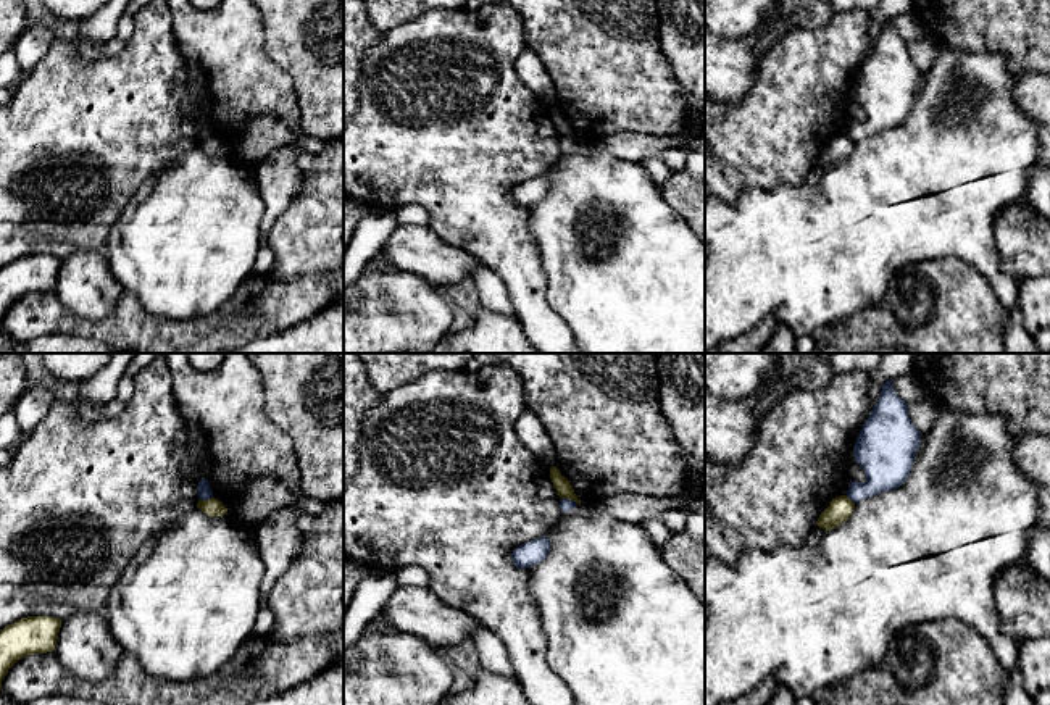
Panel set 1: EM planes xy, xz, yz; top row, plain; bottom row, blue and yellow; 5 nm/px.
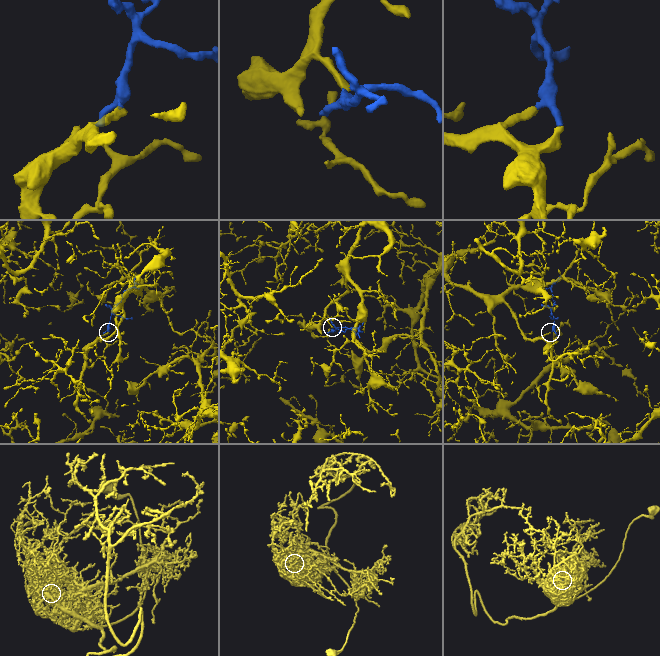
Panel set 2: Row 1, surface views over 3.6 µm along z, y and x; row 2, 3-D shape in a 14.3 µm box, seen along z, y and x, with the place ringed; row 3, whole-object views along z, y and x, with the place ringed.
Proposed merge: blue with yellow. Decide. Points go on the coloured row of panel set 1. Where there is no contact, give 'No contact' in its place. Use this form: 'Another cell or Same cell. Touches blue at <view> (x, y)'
Another cell. Touches blue at xz (568, 499)

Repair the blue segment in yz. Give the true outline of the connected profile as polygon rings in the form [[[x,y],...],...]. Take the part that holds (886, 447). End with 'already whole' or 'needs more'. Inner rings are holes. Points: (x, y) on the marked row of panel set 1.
[[[892,379],[885,381],[853,447],[855,461],[865,469],[866,481],[850,481],[847,497],[858,503],[898,489],[911,471],[919,442],[921,432],[908,416],[906,402],[892,389]]] | already whole

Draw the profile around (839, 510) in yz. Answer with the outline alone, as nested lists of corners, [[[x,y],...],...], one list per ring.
[[[840,495],[831,500],[829,507],[819,515],[816,526],[831,531],[832,528],[847,521],[855,508],[855,503],[847,497]]]

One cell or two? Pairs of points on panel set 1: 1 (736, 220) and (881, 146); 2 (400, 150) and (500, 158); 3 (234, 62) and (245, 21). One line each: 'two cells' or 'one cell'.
1: one cell
2: one cell
3: one cell

